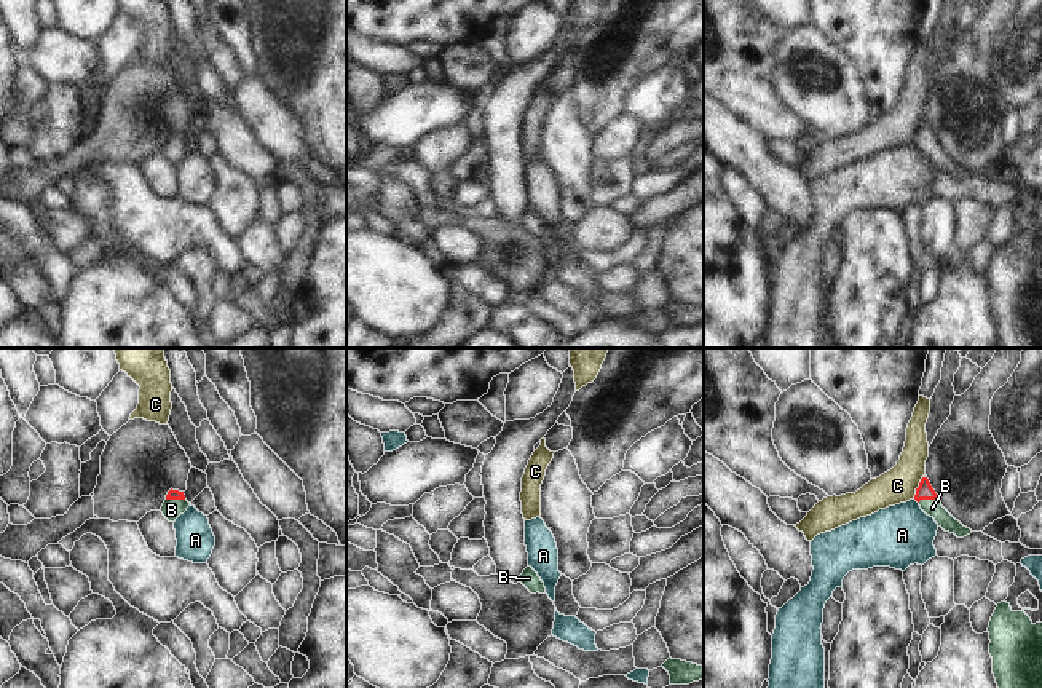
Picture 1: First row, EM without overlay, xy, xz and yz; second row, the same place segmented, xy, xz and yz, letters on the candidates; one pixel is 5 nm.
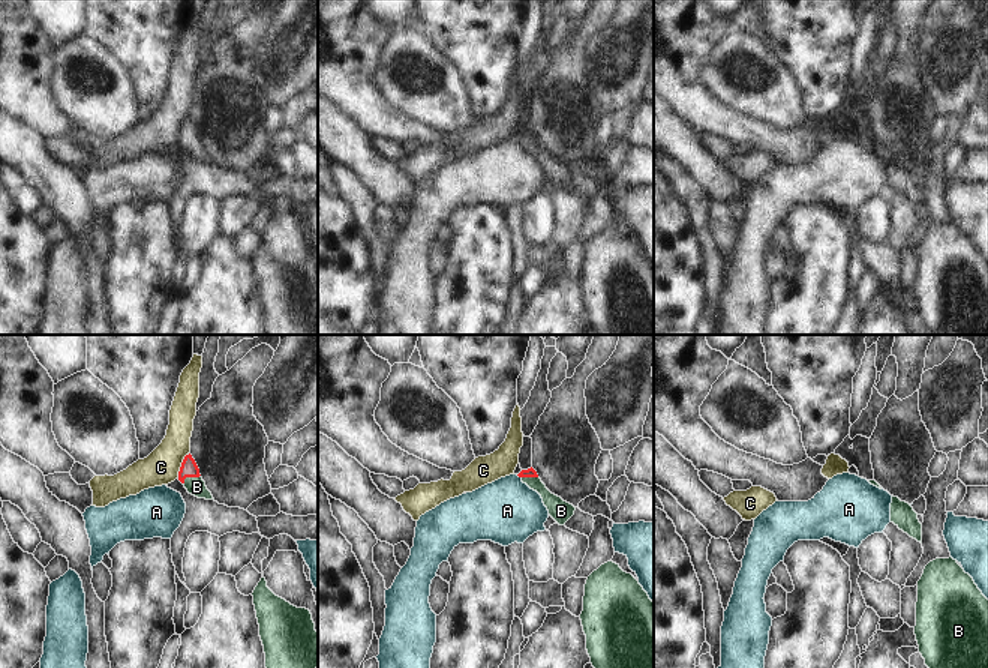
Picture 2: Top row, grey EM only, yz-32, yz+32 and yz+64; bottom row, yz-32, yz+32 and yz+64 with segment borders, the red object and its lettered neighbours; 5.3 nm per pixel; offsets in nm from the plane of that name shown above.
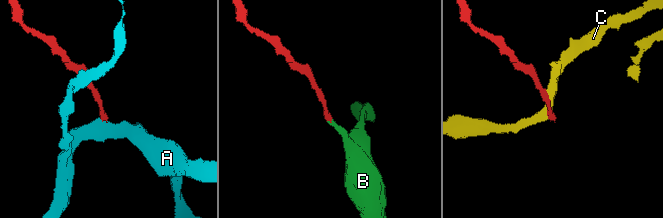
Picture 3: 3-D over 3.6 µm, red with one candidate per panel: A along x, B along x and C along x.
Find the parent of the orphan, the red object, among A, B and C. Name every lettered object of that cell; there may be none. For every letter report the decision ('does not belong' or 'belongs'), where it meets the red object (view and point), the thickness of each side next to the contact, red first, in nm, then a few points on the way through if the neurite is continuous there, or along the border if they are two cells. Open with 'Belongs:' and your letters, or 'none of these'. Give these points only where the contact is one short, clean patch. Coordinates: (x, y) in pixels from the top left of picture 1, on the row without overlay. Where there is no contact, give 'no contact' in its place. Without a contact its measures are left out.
Belongs: B
A: does not belong; meets red in yz at (916, 142); 80 nm thick on the red side, 320 nm on the other; border along yz (913, 141), (918, 146)
B: belongs; meets red in yz at (927, 141); 80 nm thick on the red side, 90 nm on the other; runs through yz (924, 133), (927, 141), (932, 150)
C: does not belong; meets red in yz at (918, 130); 80 nm thick on the red side, 180 nm on the other; border along yz (923, 120), (913, 139)

